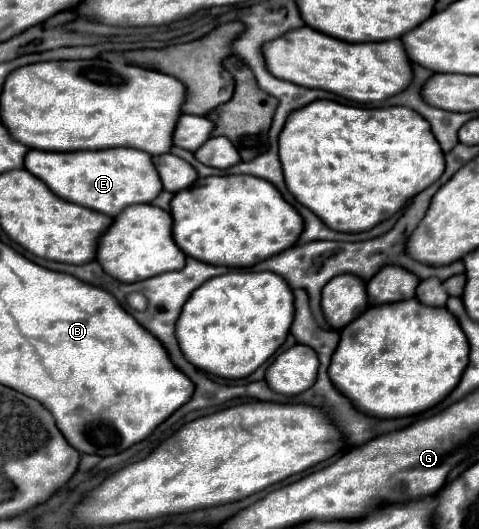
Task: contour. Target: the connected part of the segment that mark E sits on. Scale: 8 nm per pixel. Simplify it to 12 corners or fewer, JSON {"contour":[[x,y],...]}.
{"contour":[[135,148],[29,150],[63,200],[117,216],[163,184]]}

